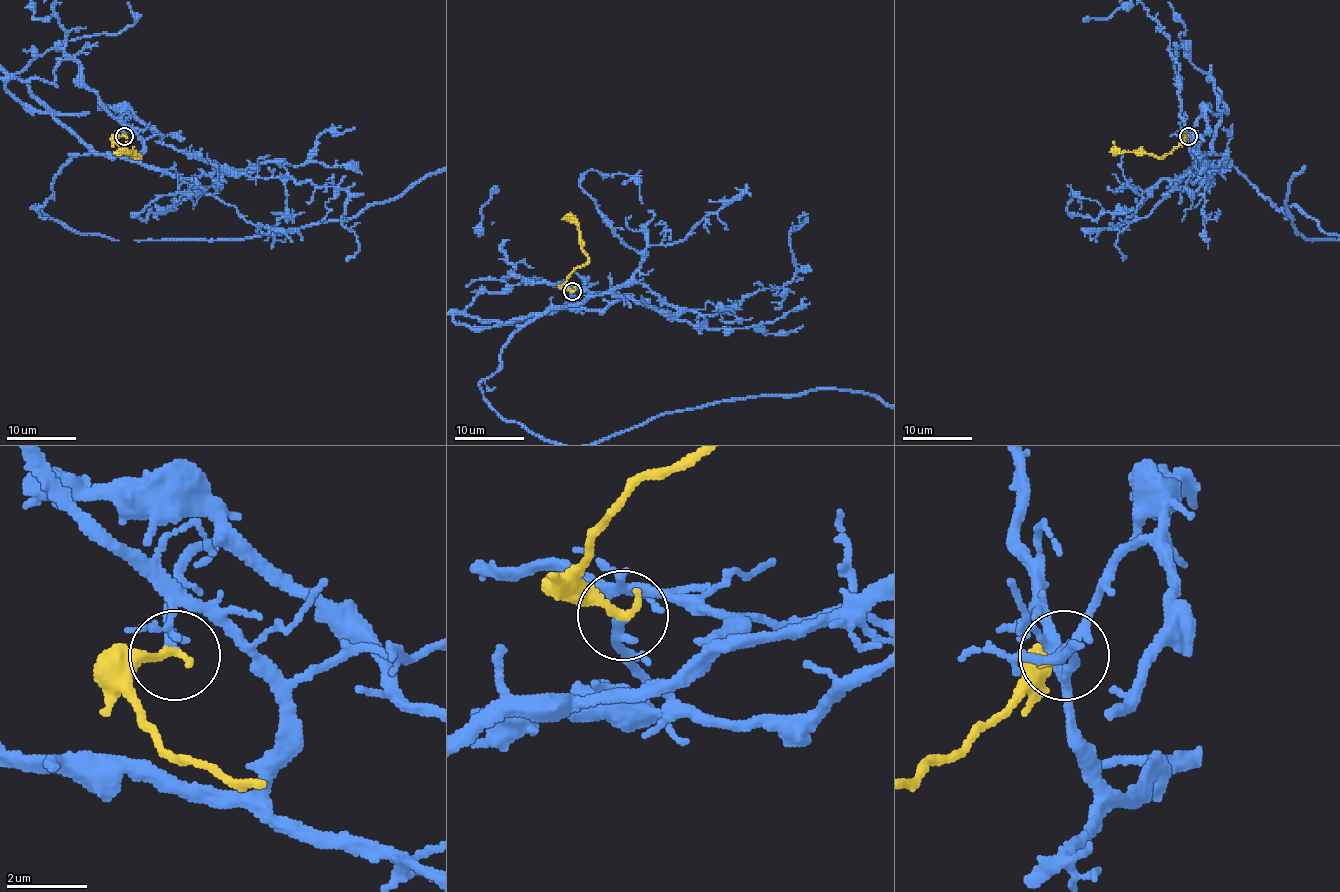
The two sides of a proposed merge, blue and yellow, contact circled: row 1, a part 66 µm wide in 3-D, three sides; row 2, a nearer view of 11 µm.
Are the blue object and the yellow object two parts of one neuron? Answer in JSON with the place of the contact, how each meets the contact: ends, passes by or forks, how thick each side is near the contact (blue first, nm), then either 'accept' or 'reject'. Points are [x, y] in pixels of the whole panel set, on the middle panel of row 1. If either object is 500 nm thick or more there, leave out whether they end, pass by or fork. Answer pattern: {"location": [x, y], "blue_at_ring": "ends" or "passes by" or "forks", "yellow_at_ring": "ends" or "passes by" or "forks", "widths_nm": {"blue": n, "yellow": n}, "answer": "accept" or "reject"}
{"location": [572, 291], "blue_at_ring": "passes by", "yellow_at_ring": "ends", "widths_nm": {"blue": 160, "yellow": 260}, "answer": "accept"}

